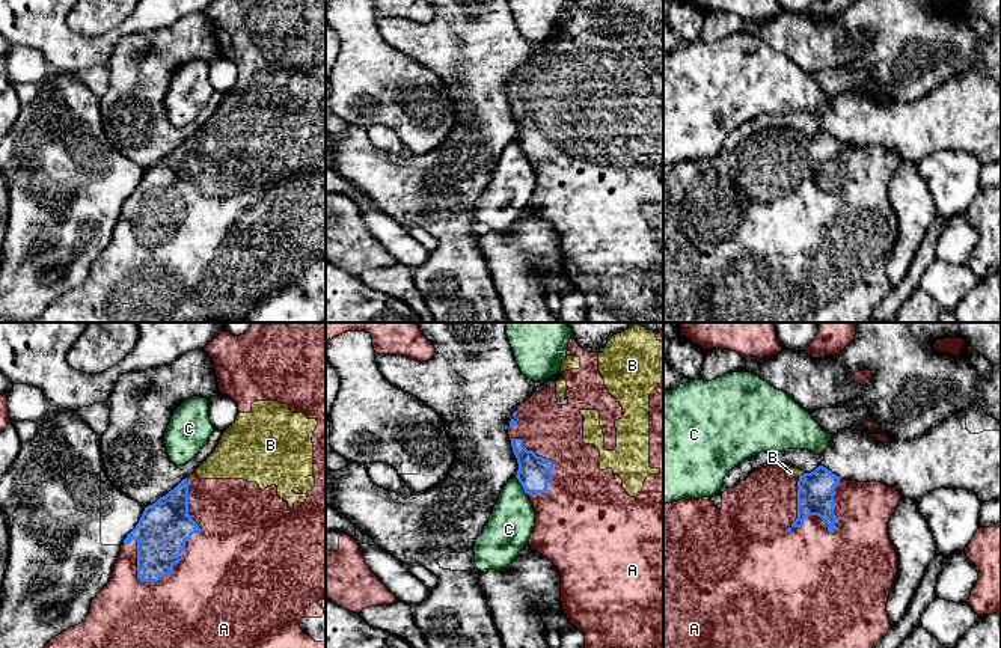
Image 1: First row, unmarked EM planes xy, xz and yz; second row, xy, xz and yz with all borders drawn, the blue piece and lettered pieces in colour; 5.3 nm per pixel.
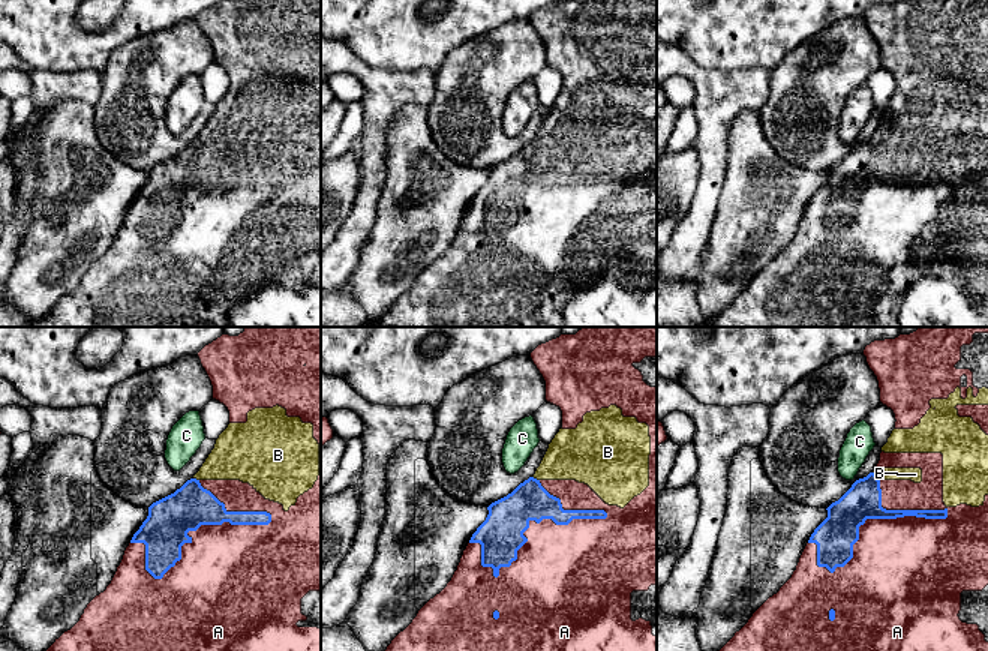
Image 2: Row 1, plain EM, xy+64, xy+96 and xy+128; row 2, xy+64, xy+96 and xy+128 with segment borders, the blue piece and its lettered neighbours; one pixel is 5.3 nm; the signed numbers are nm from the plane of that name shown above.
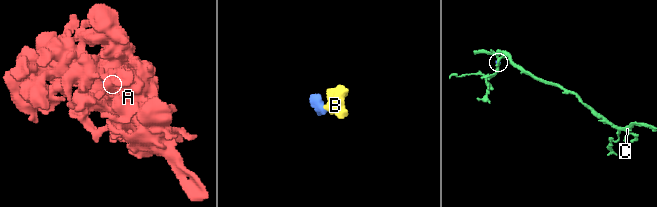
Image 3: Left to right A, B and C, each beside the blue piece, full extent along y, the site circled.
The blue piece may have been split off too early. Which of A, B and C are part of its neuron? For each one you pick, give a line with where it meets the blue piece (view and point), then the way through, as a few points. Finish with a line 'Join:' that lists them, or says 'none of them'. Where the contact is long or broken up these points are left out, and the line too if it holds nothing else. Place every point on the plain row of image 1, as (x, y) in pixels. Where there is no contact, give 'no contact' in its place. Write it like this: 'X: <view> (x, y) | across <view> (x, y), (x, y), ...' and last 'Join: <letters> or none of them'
A: xy (187, 201)
B: yz (801, 137)
Join: A, B

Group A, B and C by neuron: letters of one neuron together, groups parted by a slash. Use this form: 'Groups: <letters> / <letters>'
Groups: A B / C

